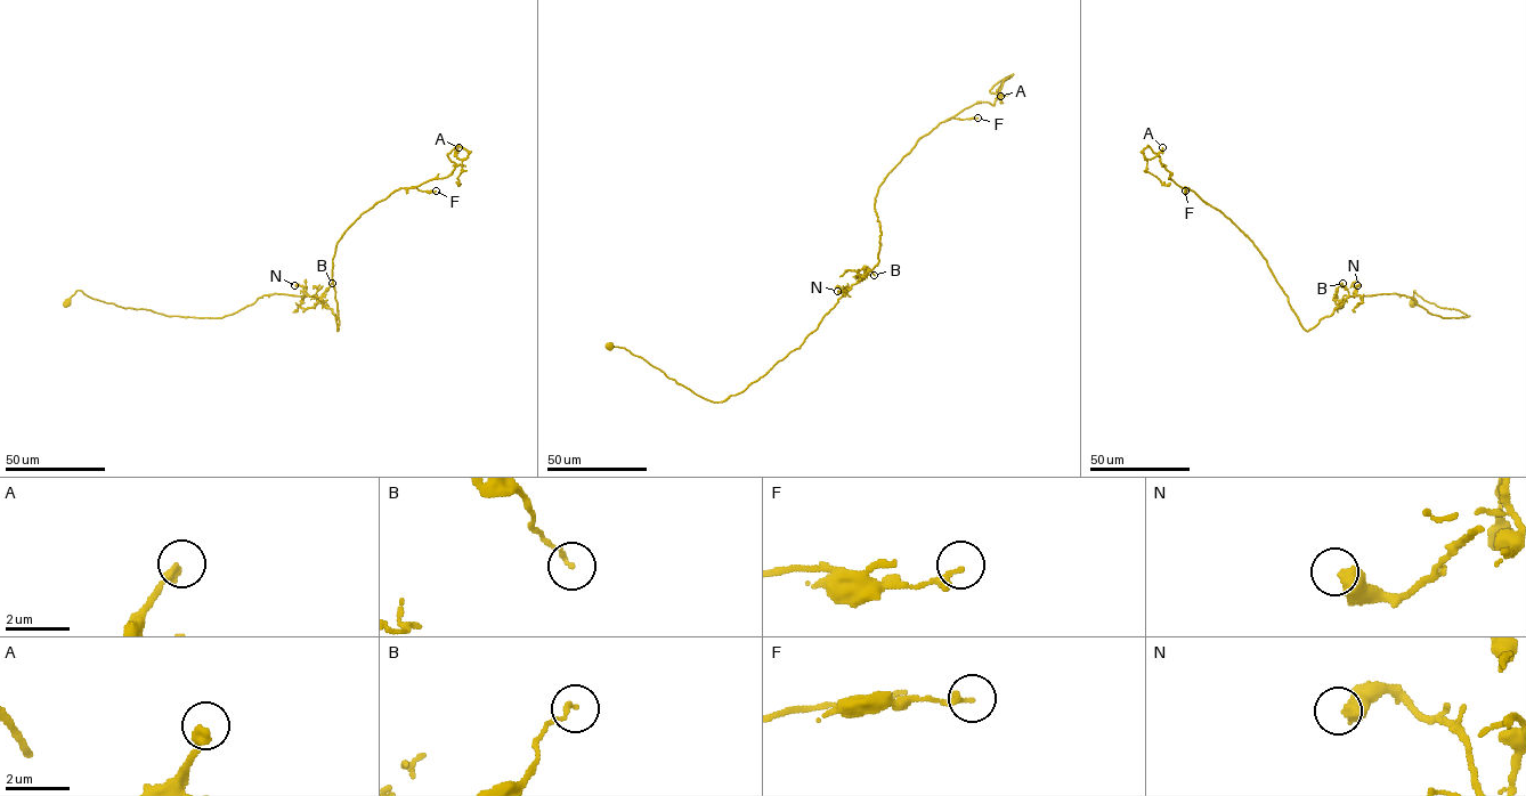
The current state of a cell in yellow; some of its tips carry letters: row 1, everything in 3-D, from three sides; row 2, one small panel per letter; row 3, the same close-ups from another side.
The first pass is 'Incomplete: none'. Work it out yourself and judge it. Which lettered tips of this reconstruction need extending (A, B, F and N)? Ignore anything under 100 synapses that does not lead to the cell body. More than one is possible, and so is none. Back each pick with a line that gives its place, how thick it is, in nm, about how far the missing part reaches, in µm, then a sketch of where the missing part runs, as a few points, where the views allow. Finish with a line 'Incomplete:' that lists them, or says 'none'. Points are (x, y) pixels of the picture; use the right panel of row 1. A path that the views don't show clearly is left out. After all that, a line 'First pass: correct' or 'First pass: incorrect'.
Incomplete: none
First pass: correct

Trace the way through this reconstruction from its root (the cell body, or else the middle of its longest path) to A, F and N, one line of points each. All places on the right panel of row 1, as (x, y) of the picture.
A: (1412, 302), (1414, 290), (1469, 316), (1353, 295), (1305, 331), (1253, 244), (1147, 145), (1144, 156), (1162, 147)
F: (1412, 302), (1414, 290), (1469, 316), (1443, 318), (1396, 293), (1353, 295), (1305, 331), (1253, 244), (1185, 191)
N: (1412, 302), (1414, 290), (1425, 300), (1469, 316), (1443, 318), (1414, 299), (1396, 293), (1356, 295), (1357, 285)

